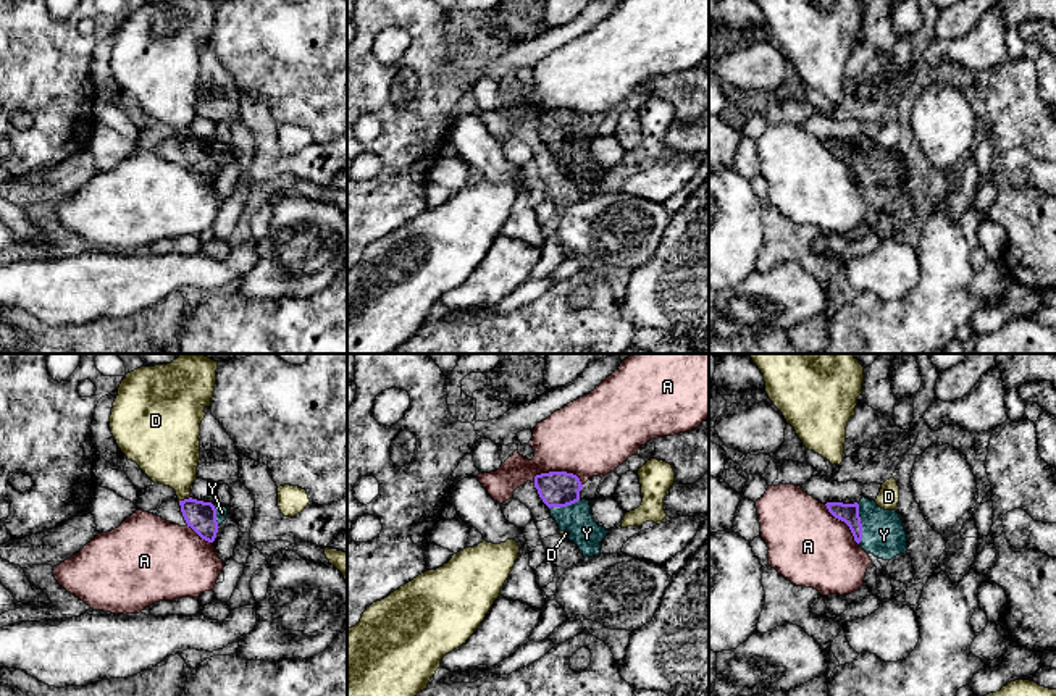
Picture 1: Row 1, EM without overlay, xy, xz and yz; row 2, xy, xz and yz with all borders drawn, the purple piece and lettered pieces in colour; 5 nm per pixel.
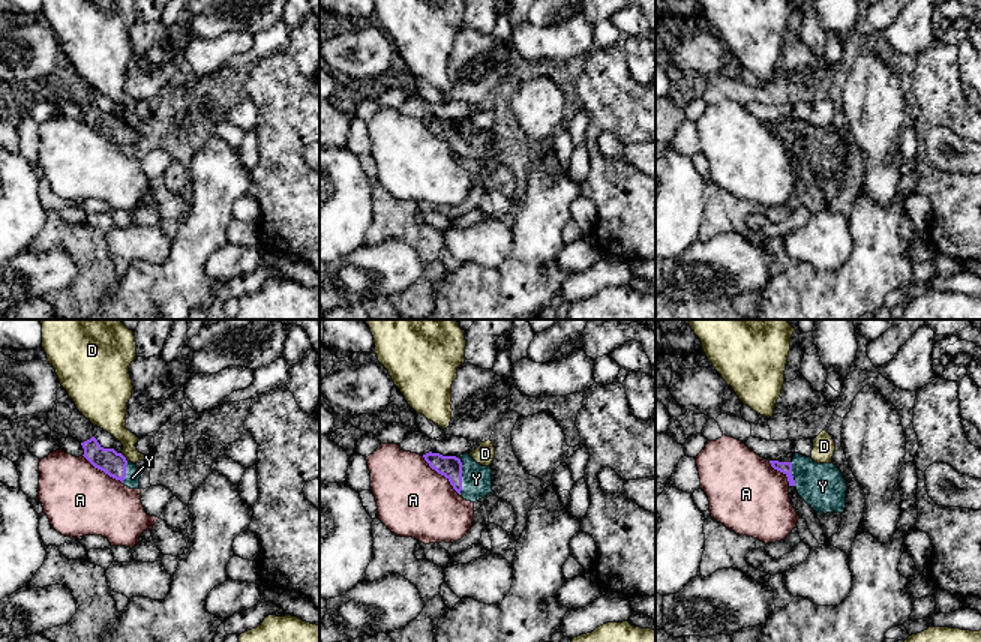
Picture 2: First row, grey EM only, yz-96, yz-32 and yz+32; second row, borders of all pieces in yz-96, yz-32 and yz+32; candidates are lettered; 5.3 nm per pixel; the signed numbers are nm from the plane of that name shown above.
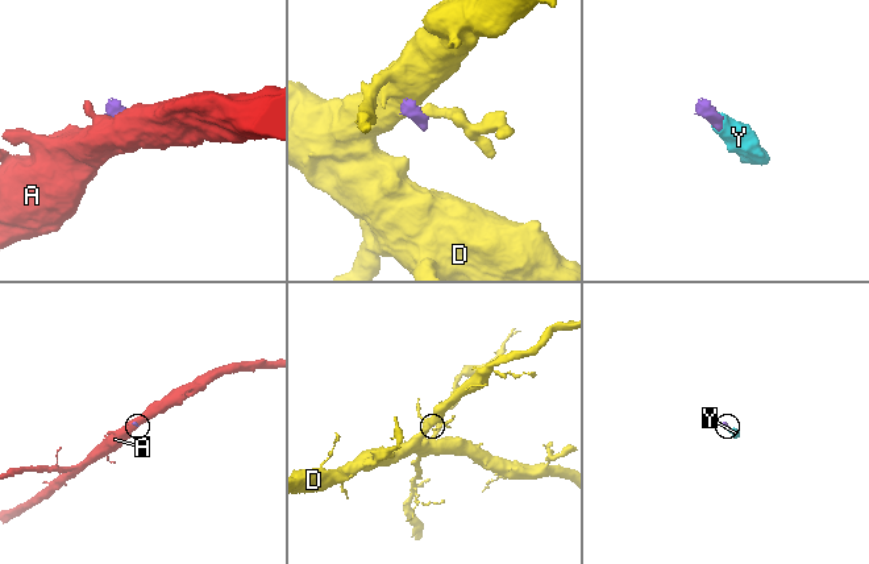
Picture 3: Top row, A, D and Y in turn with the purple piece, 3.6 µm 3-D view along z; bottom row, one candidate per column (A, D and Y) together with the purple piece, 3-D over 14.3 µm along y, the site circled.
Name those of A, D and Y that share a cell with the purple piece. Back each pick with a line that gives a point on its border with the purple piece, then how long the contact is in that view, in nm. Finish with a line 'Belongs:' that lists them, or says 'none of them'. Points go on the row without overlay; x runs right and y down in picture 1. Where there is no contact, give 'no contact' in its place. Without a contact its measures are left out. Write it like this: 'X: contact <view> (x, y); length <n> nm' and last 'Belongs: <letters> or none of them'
Y: contact yz (861, 162); length 200 nm
Belongs: Y

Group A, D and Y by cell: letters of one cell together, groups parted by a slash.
A / D / Y

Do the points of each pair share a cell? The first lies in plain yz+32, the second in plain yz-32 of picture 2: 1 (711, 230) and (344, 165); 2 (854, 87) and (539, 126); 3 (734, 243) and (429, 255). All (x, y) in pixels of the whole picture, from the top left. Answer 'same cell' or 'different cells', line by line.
1: different cells
2: same cell
3: different cells

